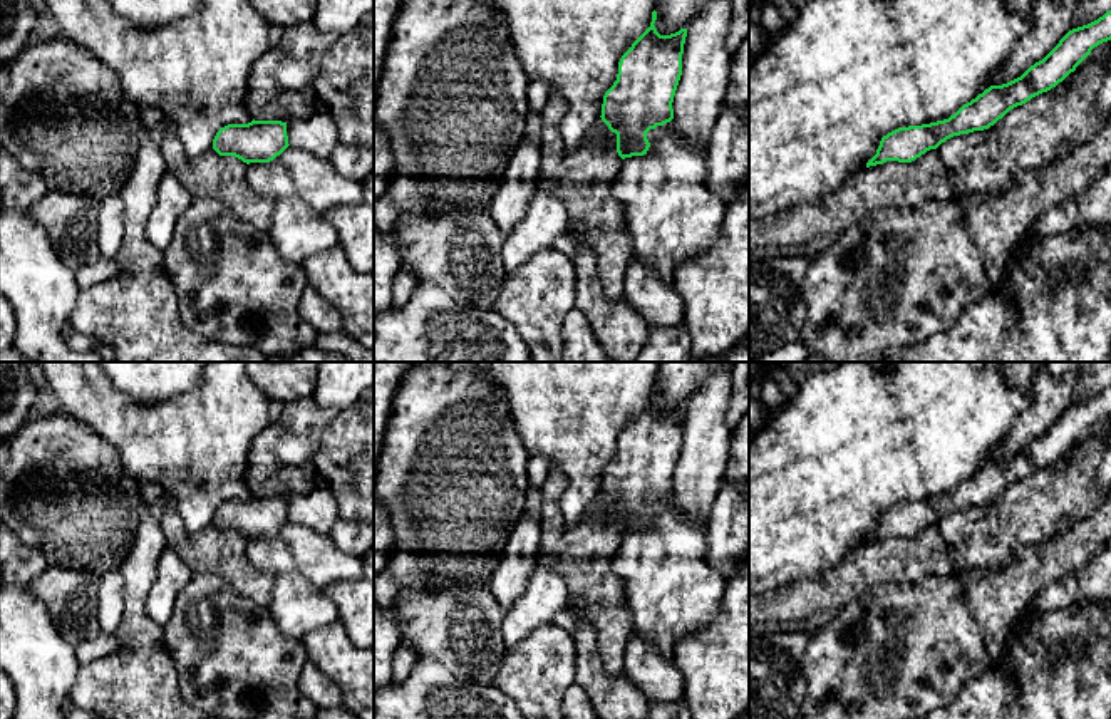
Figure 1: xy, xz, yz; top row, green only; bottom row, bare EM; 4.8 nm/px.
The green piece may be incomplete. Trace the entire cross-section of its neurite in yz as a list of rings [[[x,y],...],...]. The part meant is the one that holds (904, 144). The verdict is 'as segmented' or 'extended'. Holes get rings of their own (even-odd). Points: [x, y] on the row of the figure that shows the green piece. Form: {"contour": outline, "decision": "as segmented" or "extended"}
{"contour": [[[1111,10],[1088,25],[1069,30],[1042,60],[1031,65],[1021,77],[1002,85],[990,85],[948,119],[888,132],[881,137],[866,168],[886,161],[912,163],[953,136],[989,129],[1010,109],[1056,87],[1094,47],[1108,40],[1111,40]]], "decision": "as segmented"}

